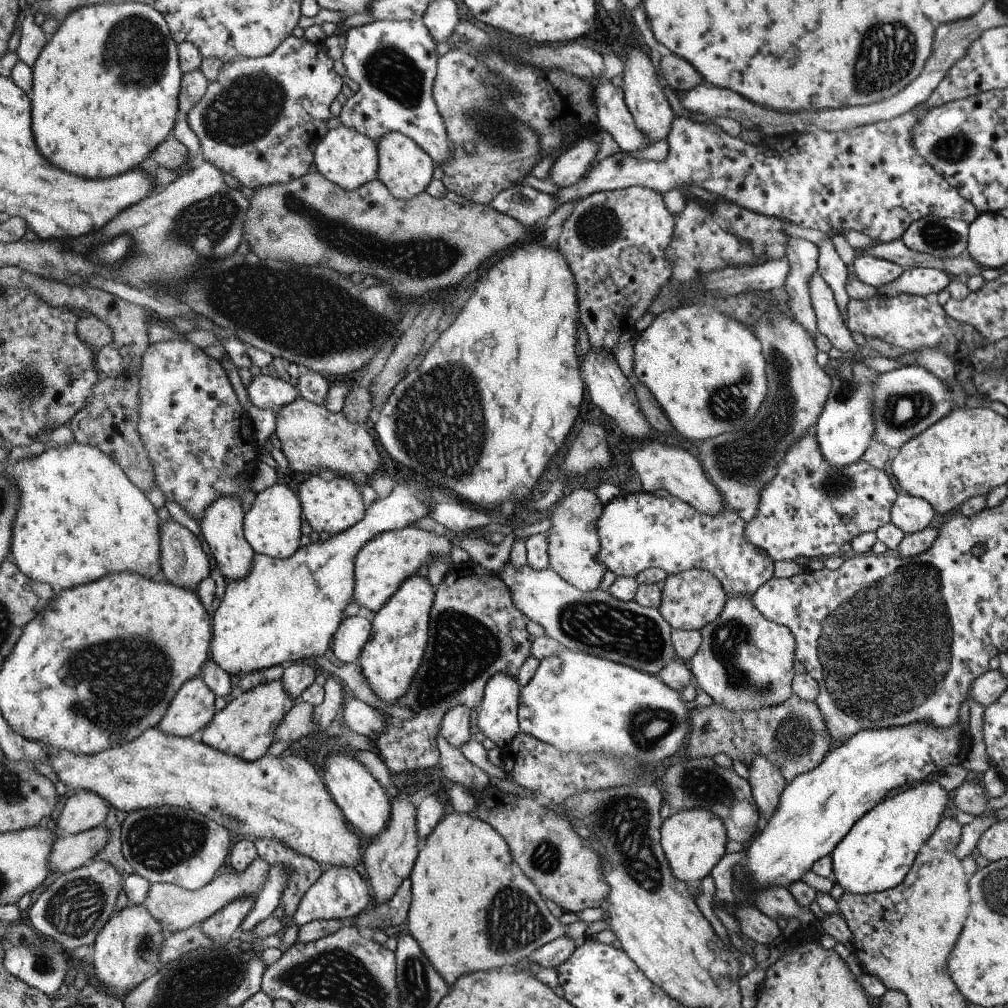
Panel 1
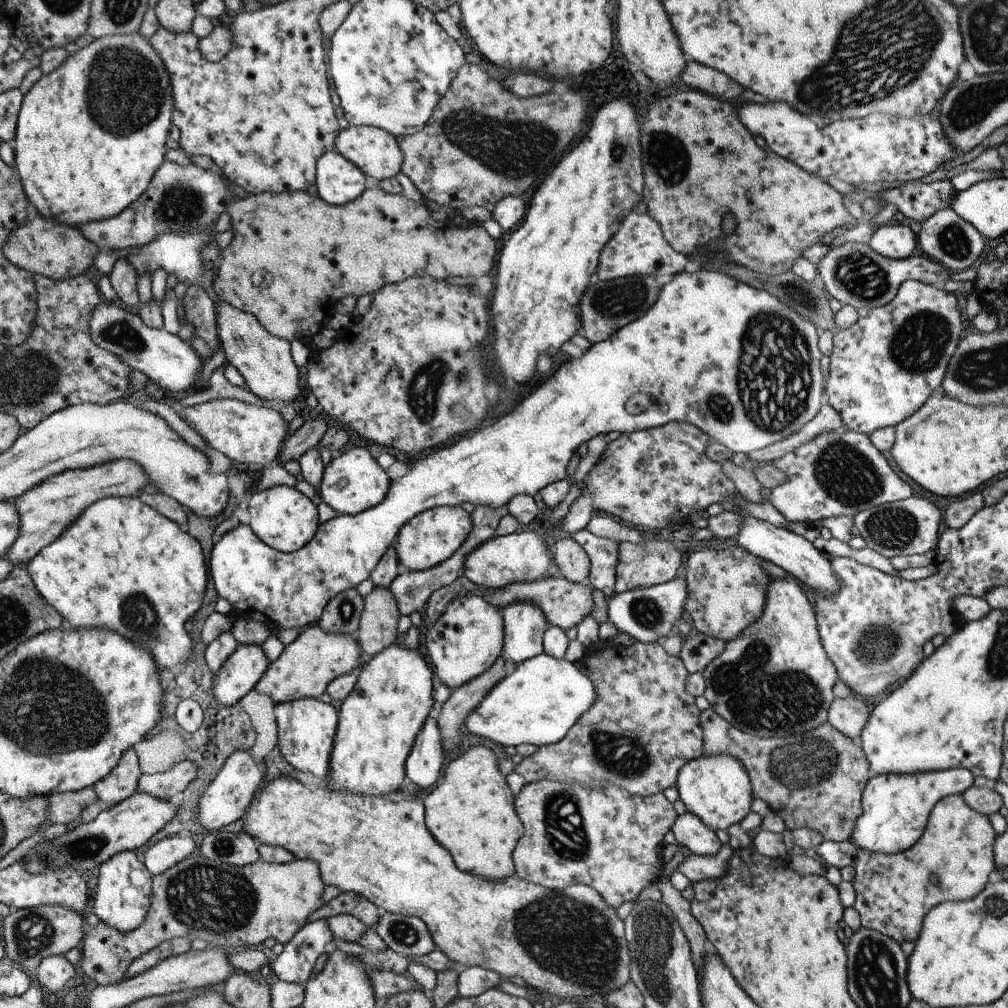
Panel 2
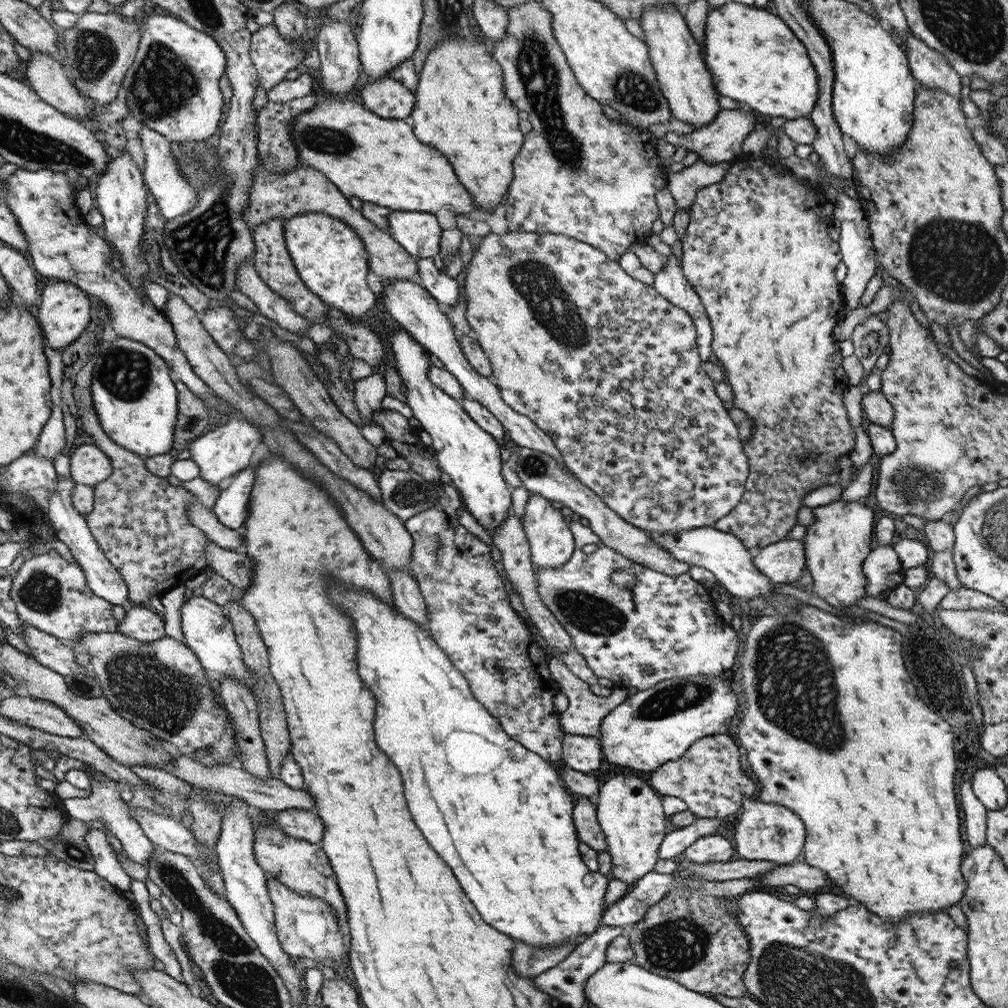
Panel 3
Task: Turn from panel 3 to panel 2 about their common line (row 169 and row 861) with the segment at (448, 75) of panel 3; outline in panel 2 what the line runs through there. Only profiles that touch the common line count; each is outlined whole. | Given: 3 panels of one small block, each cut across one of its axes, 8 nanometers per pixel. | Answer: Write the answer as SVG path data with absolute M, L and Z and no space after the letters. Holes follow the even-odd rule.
M474 746L456 760L452 760L444 772L444 780L434 788L422 804L425 807L425 824L431 836L436 838L454 858L462 872L470 872L488 880L504 880L515 875L512 860L516 844L523 836L524 828L514 809L514 796L508 788L505 777L499 772L497 758L484 746Z

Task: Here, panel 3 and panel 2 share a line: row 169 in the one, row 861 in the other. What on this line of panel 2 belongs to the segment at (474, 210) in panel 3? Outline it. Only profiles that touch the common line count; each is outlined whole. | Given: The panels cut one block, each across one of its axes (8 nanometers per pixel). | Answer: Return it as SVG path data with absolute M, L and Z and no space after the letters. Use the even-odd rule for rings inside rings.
M279 775L272 781L265 782L260 790L256 793L256 797L249 805L249 809L240 818L241 831L254 838L260 844L266 844L274 847L281 847L288 850L296 859L312 860L318 864L320 868L322 883L327 886L337 887L341 893L352 892L366 898L371 904L374 904L382 912L397 913L403 916L414 916L420 918L432 936L433 942L445 956L450 958L460 969L466 967L478 966L490 971L495 971L503 980L508 980L513 976L523 978L528 986L537 988L551 997L559 996L565 1000L574 998L605 998L606 994L620 989L627 984L629 978L629 949L625 938L625 924L616 916L616 910L608 907L604 900L593 889L584 884L570 886L565 890L549 890L542 886L519 880L515 875L510 876L506 882L488 882L482 880L478 876L472 874L462 874L450 854L446 852L446 848L438 846L438 842L434 842L431 833L425 824L425 807L422 801L416 800L414 797L403 796L400 802L390 800L388 795L358 795L347 791L334 791L328 786L328 782L324 782L324 786L318 786L316 790L306 788L298 780L293 779L290 775Z

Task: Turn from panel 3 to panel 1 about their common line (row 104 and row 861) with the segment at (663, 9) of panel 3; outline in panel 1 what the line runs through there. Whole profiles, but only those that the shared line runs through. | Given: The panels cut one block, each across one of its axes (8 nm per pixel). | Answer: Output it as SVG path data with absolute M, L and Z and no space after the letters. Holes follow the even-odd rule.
M704 808L672 812L672 816L664 820L660 833L661 848L674 878L689 885L699 885L711 874L712 869L724 858L729 842L722 820Z

